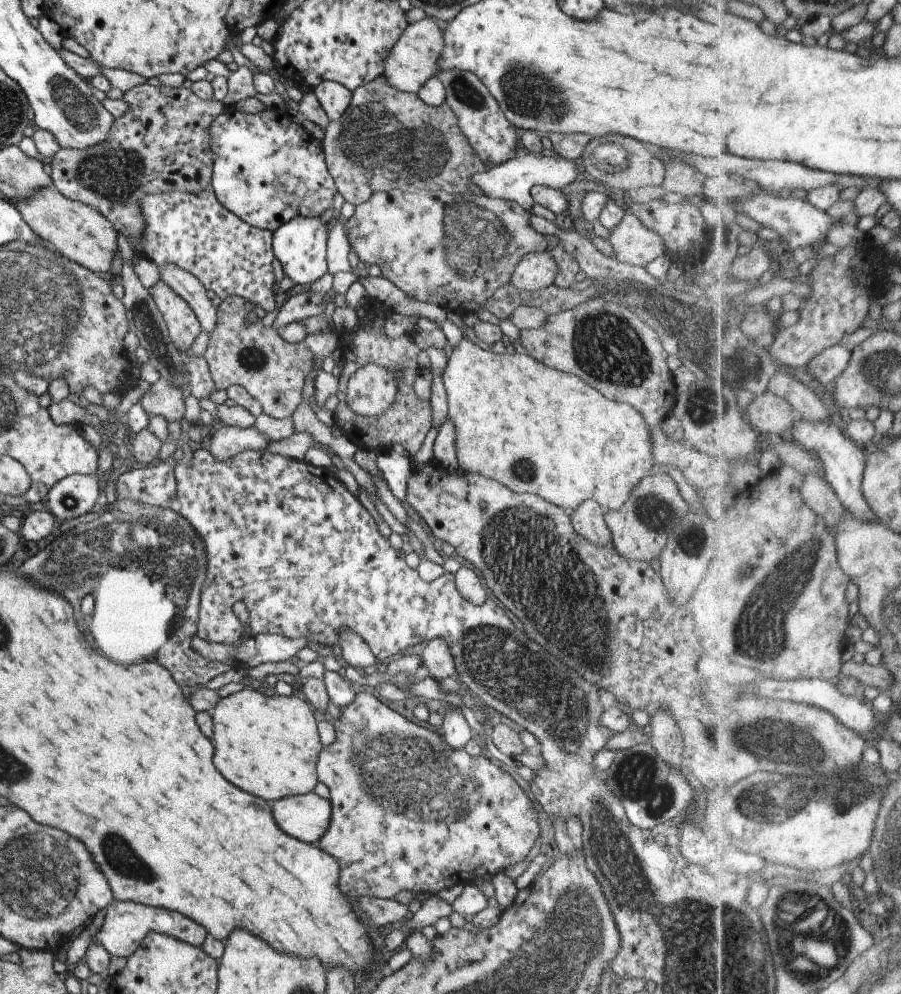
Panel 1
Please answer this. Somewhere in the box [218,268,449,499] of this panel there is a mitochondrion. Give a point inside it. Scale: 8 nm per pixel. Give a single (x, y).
(251, 359)

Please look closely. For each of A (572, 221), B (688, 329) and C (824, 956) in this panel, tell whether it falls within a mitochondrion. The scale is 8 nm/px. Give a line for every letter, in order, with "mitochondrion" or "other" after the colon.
A: other
B: mitochondrion
C: mitochondrion

